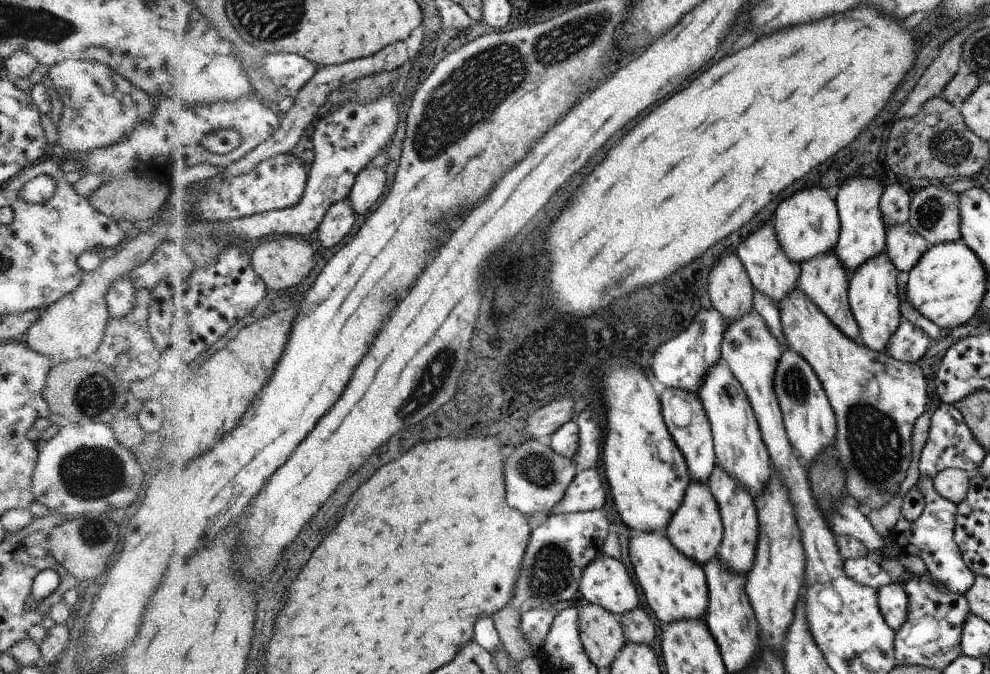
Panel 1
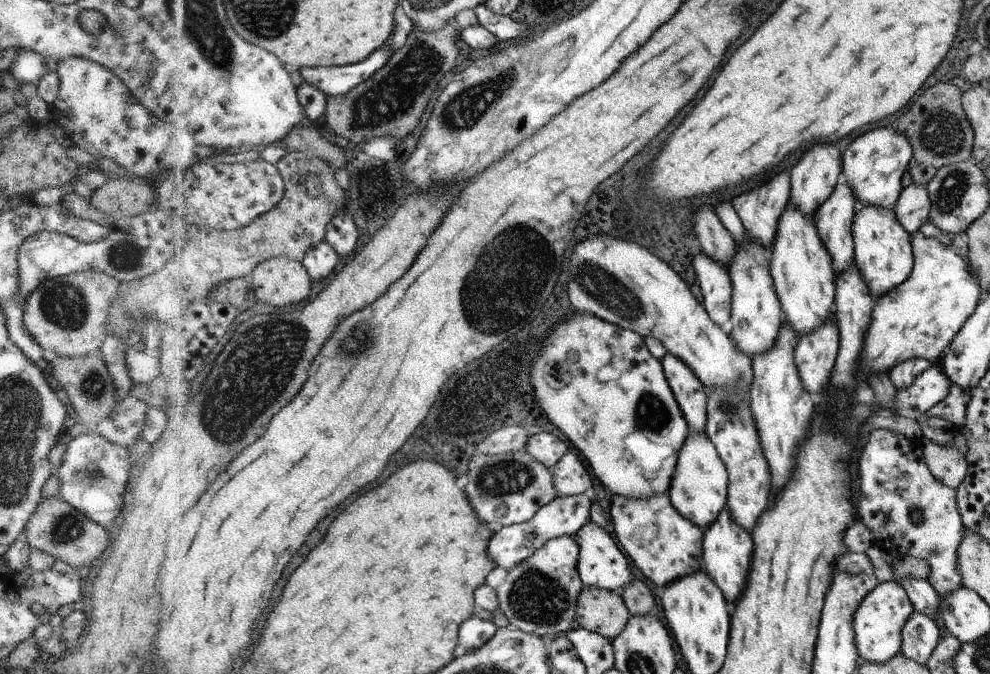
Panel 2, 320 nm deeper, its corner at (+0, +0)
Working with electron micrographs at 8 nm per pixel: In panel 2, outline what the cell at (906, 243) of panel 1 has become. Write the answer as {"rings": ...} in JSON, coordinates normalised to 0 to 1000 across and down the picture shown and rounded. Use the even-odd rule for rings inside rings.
{"rings":[[[916,269],[902,310],[910,334],[921,349],[937,329],[939,307],[936,274]]]}

